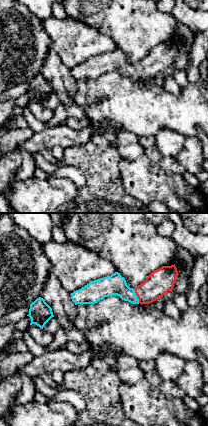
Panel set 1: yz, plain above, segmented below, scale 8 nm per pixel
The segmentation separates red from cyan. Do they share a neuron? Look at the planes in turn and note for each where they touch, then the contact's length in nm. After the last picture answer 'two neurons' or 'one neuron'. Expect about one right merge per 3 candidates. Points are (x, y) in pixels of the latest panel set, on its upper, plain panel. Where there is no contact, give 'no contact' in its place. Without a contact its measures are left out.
contact (137, 72); length 120 nm

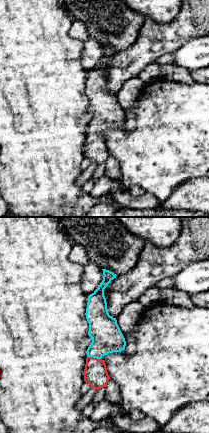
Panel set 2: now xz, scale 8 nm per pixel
contact (94, 134); length 110 nm

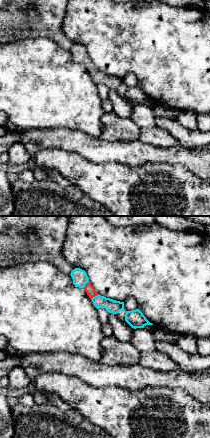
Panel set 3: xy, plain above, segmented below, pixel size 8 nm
contact (86, 60); length 70 nm

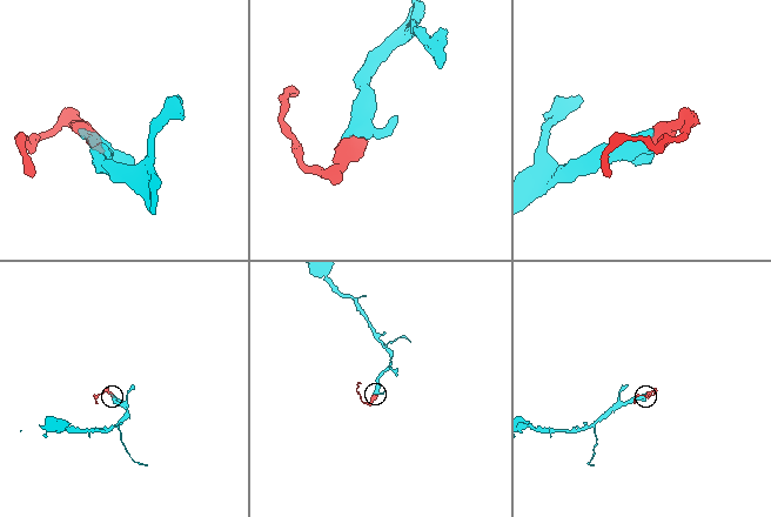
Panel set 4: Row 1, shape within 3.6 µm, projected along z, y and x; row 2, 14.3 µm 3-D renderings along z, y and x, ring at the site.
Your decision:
one neuron

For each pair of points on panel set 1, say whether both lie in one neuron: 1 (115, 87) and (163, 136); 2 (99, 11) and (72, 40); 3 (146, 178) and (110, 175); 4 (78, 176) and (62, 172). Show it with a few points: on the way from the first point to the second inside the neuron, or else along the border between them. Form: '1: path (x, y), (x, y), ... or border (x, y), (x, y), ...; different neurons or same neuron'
1: border (181, 133), (161, 128), (154, 135); different neurons
2: border (67, 16), (84, 22), (107, 36); different neurons
3: border (121, 158), (118, 164), (121, 186), (133, 196); different neurons
4: path (74, 174), (66, 172); same neuron

